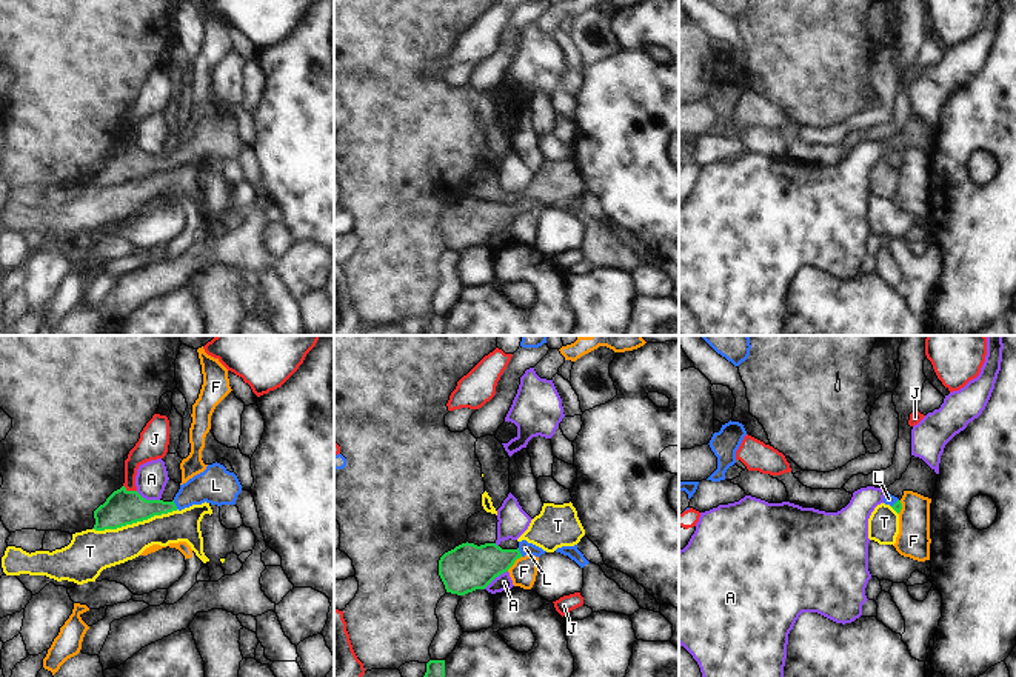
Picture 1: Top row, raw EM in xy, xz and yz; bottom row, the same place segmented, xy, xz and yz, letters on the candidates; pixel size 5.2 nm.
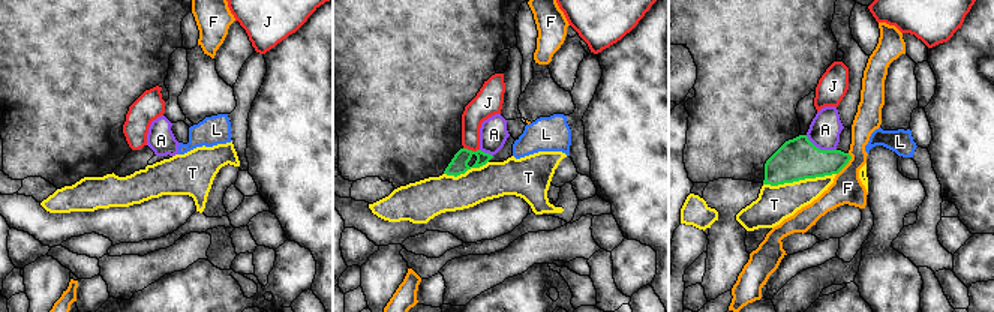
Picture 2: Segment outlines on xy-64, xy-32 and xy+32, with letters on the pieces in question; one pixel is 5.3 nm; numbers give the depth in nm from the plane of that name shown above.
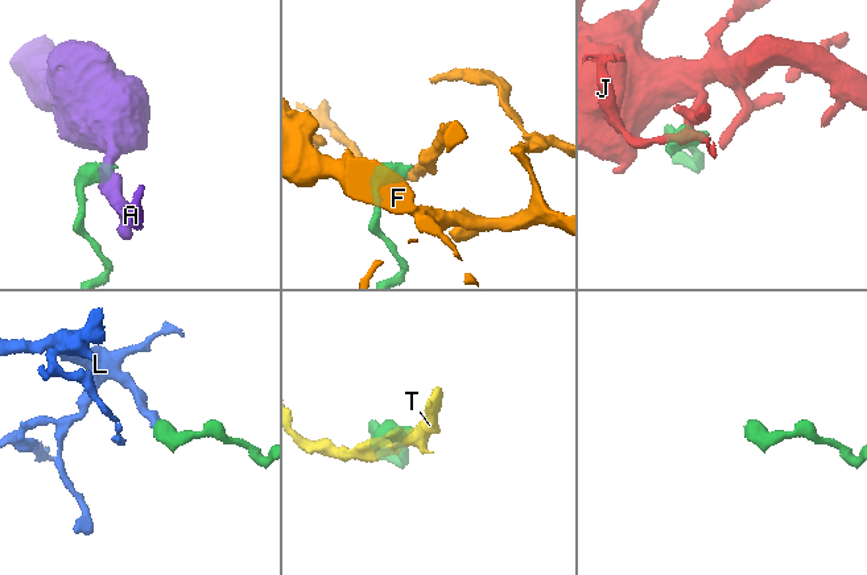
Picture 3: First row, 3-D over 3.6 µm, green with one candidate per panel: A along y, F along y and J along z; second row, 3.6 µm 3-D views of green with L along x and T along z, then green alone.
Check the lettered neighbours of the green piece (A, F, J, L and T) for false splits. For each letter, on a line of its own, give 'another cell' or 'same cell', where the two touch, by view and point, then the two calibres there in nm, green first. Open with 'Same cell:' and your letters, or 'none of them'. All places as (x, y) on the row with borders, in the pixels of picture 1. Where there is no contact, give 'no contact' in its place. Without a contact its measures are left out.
Same cell: L
A: another cell | xy (148, 500) | 180/160 nm
F: another cell | xz (513, 563) | 240/140 nm
J: another cell | xy (130, 491) | 180/130 nm
L: same cell | xy (174, 505) | 180/200 nm
T: another cell | xy (134, 522) | 180/200 nm

